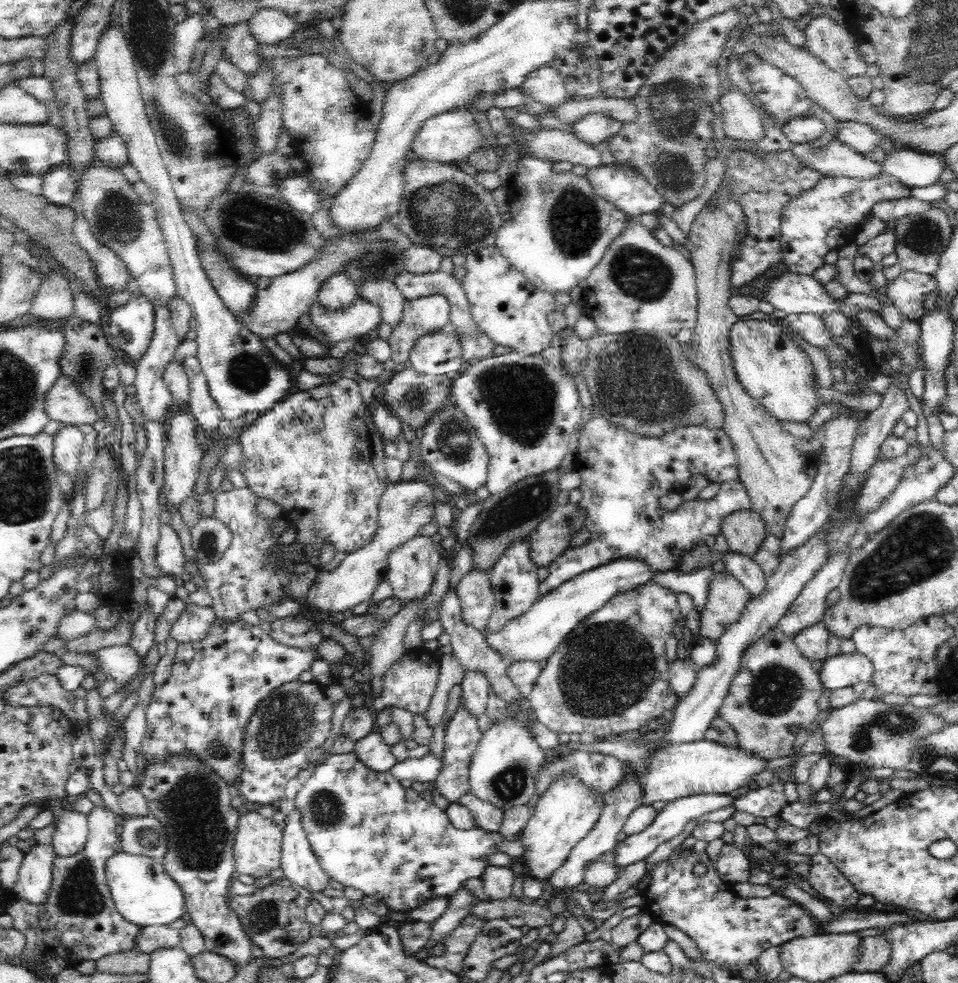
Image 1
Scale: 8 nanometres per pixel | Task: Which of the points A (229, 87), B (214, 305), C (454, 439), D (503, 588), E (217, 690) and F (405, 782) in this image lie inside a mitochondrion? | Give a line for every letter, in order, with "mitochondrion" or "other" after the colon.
A: other
B: other
C: mitochondrion
D: other
E: other
F: other

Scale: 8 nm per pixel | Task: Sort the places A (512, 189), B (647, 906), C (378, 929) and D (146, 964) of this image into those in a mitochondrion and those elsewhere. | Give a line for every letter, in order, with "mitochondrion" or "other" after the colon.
A: other
B: other
C: other
D: other

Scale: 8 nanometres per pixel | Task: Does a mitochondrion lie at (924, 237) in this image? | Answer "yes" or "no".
yes

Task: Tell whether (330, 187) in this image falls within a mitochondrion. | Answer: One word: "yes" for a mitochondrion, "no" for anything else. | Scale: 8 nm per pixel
no

